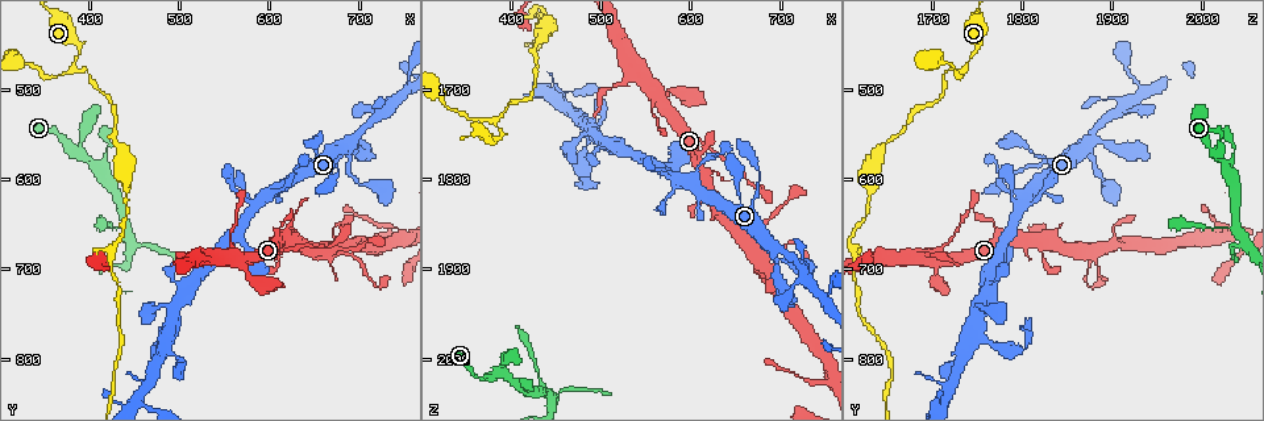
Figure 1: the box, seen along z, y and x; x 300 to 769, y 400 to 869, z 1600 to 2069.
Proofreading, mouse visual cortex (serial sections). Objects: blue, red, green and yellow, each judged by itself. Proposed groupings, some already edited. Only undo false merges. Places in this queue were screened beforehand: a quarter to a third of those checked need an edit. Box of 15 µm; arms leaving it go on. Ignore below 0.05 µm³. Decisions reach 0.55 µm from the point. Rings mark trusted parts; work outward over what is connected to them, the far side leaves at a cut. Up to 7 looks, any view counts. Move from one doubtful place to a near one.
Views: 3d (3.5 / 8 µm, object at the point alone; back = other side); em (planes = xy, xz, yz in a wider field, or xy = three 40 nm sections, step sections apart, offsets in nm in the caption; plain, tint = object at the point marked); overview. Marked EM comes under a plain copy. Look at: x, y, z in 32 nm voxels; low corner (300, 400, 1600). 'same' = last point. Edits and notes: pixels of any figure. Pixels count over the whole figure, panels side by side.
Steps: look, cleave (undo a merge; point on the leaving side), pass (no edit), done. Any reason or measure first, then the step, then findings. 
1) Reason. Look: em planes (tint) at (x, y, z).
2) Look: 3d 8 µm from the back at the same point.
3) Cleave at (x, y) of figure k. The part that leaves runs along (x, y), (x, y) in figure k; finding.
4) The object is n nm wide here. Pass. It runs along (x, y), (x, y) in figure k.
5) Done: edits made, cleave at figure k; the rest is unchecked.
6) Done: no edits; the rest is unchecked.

Thin arm on a thick one. Look: 3d 8 µm at (440, 655, 2040).

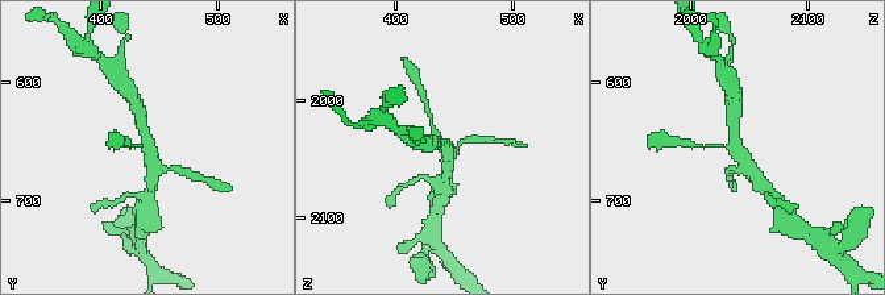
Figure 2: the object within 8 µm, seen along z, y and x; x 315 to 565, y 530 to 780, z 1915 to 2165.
Look: 3d 3.5 µm at (442, 654, 2038).

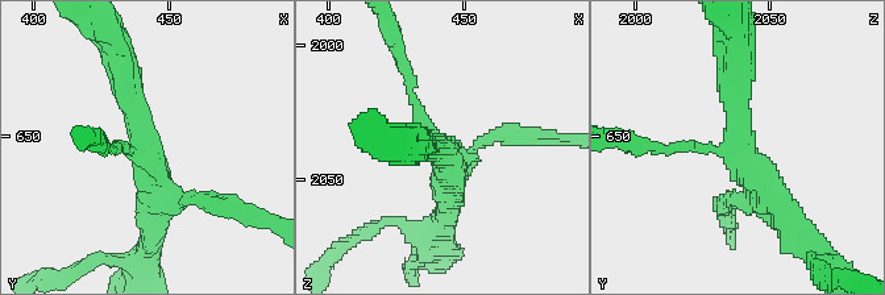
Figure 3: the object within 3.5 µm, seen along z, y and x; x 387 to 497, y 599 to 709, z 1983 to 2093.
The arms are 150, 300, 350, 400 nm wide. Pass. It runs along (738, 58), (740, 156), (788, 216) in figure 3; one cell here.

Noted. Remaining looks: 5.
Look: 3d 3.5 µm at (680, 670, 1895).

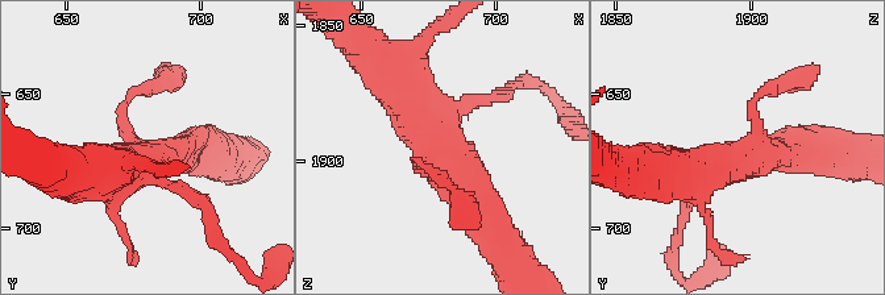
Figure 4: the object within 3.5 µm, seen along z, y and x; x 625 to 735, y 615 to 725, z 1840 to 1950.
Shape alone is not enough. Look: em xy step 1 (tint) at (681, 675, 1898).

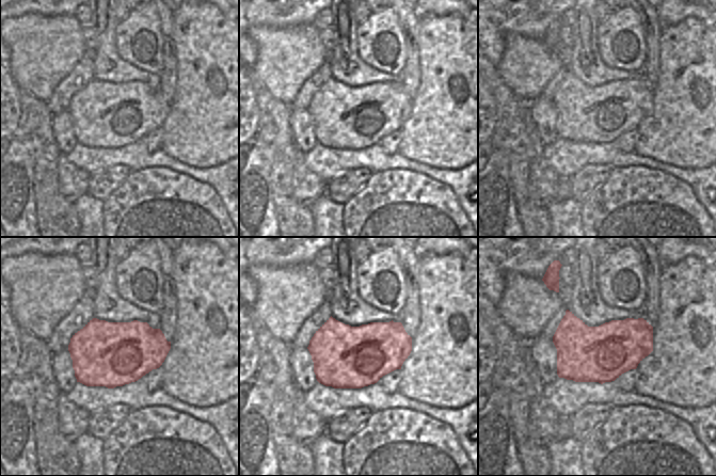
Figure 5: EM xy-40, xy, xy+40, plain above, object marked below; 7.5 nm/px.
Pass. It runs along (398, 84), (466, 175), (483, 229) in figure 4; all the same cell.

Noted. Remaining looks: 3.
Three arms meet. Look: 3d 3.5 µm at (385, 480, 1735).

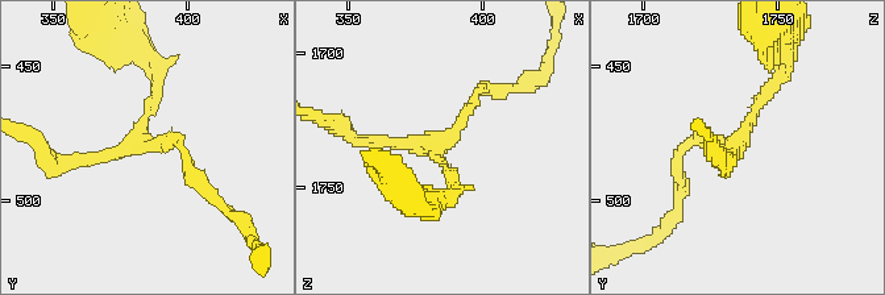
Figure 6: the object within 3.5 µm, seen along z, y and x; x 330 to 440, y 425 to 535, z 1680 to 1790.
Look: em xy step 5 (tint) at (382, 476, 1736).

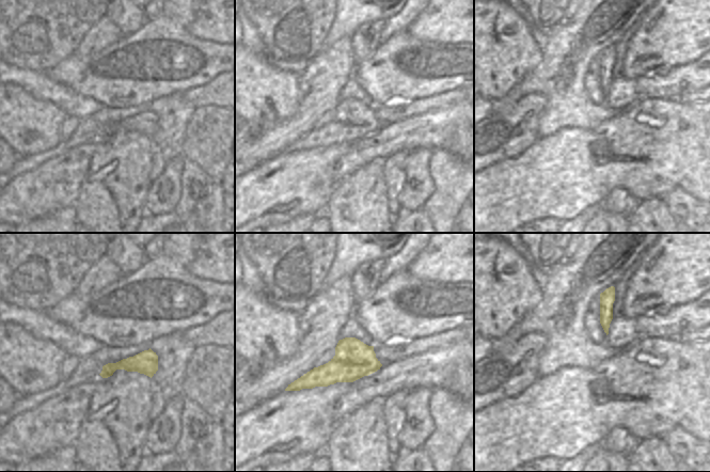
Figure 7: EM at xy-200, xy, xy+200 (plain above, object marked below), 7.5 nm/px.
The arms are 150, 150, 150 nm wide. Pass. It runs along (786, 67), (735, 144), (696, 140), (678, 160) in figure 6; all the same cell.

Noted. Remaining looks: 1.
Done: no edits; the rest is unchecked.

